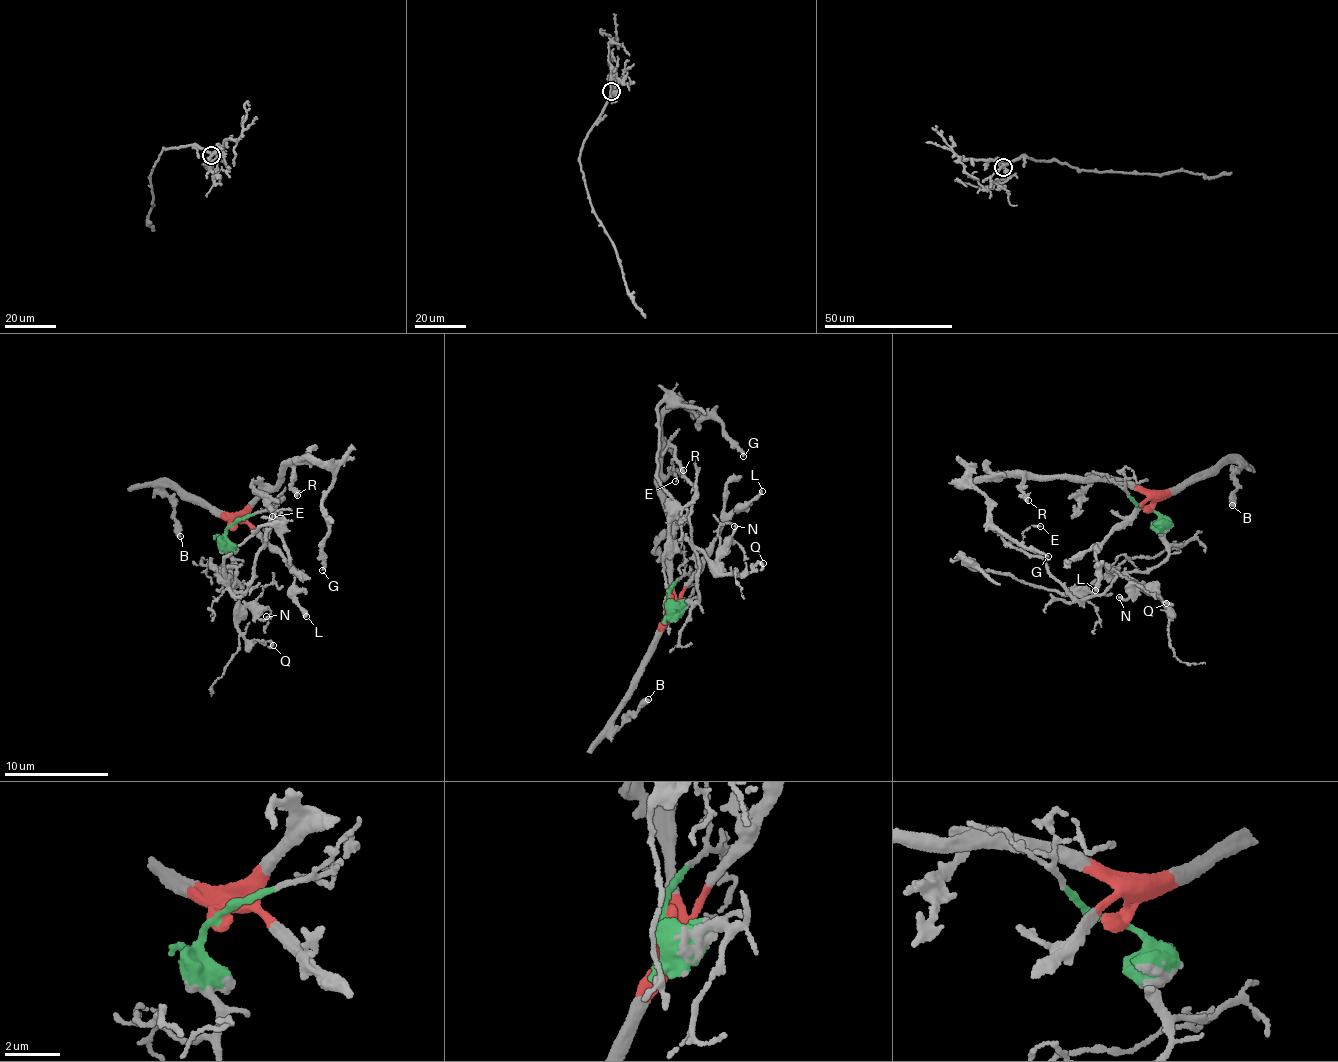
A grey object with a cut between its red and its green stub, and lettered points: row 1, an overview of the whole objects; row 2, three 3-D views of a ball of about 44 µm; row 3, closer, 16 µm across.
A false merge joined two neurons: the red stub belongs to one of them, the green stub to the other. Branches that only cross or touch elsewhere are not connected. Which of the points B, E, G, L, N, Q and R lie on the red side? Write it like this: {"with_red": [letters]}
{"with_red": ["B", "G", "L", "R"]}

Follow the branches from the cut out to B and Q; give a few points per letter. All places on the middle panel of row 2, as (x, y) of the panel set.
B: (670, 602), (654, 651), (618, 715), (638, 710), (649, 698)
Q: (670, 602), (670, 609), (678, 602), (699, 602), (701, 552), (725, 575), (746, 574), (764, 562)

